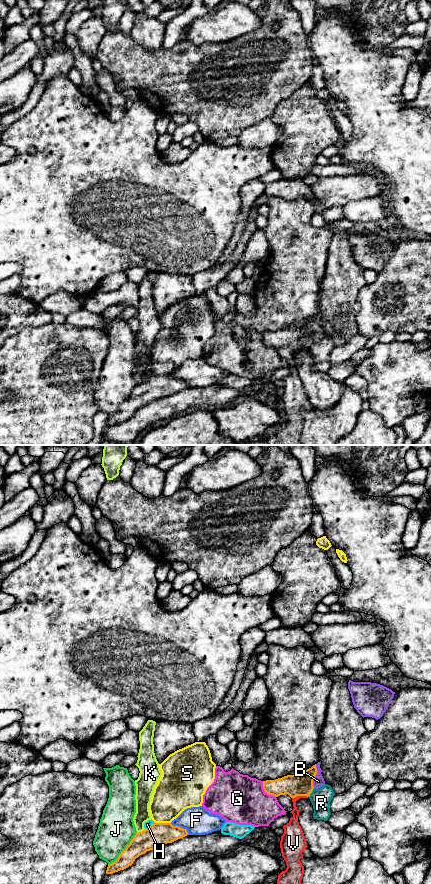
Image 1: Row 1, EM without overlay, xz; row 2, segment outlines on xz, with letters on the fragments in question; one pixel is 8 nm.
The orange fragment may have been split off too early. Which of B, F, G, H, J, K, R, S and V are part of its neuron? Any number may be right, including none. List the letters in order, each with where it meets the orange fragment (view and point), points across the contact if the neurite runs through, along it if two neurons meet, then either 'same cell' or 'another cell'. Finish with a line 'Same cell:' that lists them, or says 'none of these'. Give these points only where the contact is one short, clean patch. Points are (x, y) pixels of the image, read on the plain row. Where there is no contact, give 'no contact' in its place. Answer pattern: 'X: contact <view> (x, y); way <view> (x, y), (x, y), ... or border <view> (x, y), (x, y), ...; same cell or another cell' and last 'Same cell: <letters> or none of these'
B: contact xz (315, 327); way xz (294, 337), (303, 337), (315, 327), (318, 333); same cell
F: contact xz (180, 379); another cell
G: contact xz (265, 343); another cell
H: contact xz (151, 377); another cell
J: contact xz (123, 402); border xz (136, 384), (119, 408), (108, 416); another cell
K: contact xz (142, 383); another cell
R: contact xz (311, 344); border xz (314, 340), (308, 348); another cell
S: contact xz (163, 375); another cell
V: contact xz (299, 347); another cell
Same cell: B

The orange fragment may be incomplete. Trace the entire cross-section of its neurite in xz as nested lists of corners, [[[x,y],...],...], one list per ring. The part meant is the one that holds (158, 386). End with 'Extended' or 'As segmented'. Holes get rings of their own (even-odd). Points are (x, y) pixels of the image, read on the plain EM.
[[[154,375],[148,381],[136,385],[130,396],[121,404],[118,411],[108,416],[106,426],[113,426],[131,418],[136,410],[155,399],[172,395],[189,387],[186,381],[171,375]]]. As segmented

